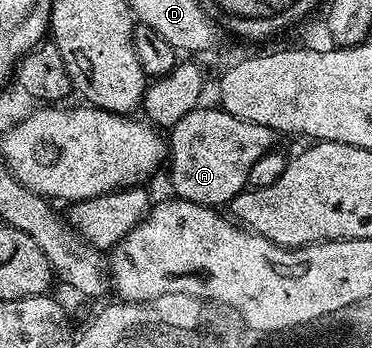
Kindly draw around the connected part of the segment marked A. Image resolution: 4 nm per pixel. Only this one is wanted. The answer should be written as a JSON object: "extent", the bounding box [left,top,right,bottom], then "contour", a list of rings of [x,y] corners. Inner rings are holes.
{"extent":[167,105,277,207],"contour":[[[201,105],[197,109],[194,109],[185,117],[178,121],[175,125],[170,128],[169,133],[171,133],[167,143],[167,167],[171,169],[171,185],[176,193],[174,193],[180,200],[185,200],[189,202],[195,202],[198,205],[210,205],[212,207],[223,207],[226,206],[232,198],[236,197],[237,194],[241,193],[245,187],[248,179],[248,173],[251,167],[256,163],[257,159],[261,157],[263,153],[272,152],[273,146],[271,145],[277,140],[276,134],[269,127],[261,127],[260,124],[255,124],[247,120],[241,120],[229,112],[225,111],[220,107],[206,107],[206,105]]]}

